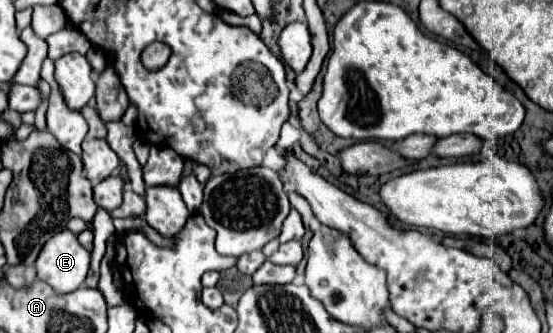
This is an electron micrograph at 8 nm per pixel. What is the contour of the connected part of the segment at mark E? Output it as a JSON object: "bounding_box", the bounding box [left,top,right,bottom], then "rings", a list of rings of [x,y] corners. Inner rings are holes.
{"bounding_box":[34,229,90,293],"rings":[[[62,229],[44,243],[34,265],[38,279],[48,283],[56,293],[72,293],[86,279],[90,251],[78,243],[72,231]]]}

